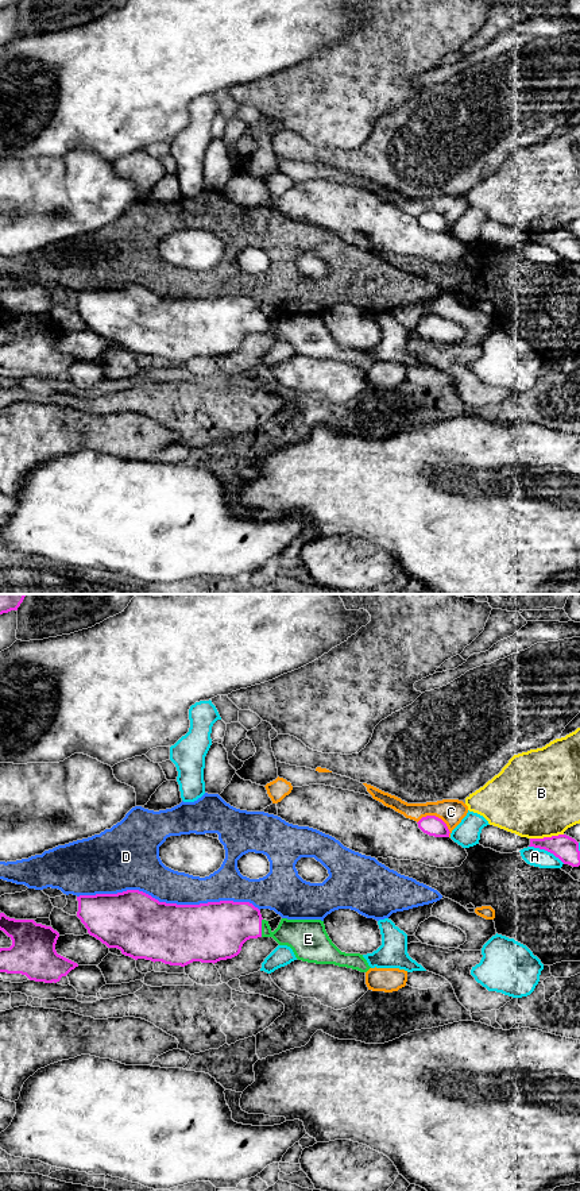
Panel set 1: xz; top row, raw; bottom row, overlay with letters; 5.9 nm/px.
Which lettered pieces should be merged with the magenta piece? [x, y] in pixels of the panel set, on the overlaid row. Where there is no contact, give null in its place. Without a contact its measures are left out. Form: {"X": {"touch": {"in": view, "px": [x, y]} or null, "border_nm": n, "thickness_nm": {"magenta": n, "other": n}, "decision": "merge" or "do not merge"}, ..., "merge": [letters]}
{"A": {"touch": {"in": "xz", "px": [546, 850]}, "border_nm": 240, "thickness_nm": {"magenta": 150, "other": 110}, "decision": "do not merge"}, "B": {"touch": {"in": "xz", "px": [546, 837]}, "border_nm": 200, "thickness_nm": {"magenta": 150, "other": 480}, "decision": "do not merge"}, "C": {"touch": {"in": "xz", "px": [437, 817]}, "border_nm": 220, "thickness_nm": {"magenta": 120, "other": 150}, "decision": "do not merge"}, "D": {"touch": {"in": "xz", "px": [169, 904]}, "border_nm": 1100, "thickness_nm": {"magenta": 380, "other": 240}, "decision": "do not merge"}, "E": {"touch": {"in": "xz", "px": [260, 928]}, "border_nm": 110, "thickness_nm": {"magenta": 340, "other": 190}, "decision": "merge"}, "merge": ["E"]}

